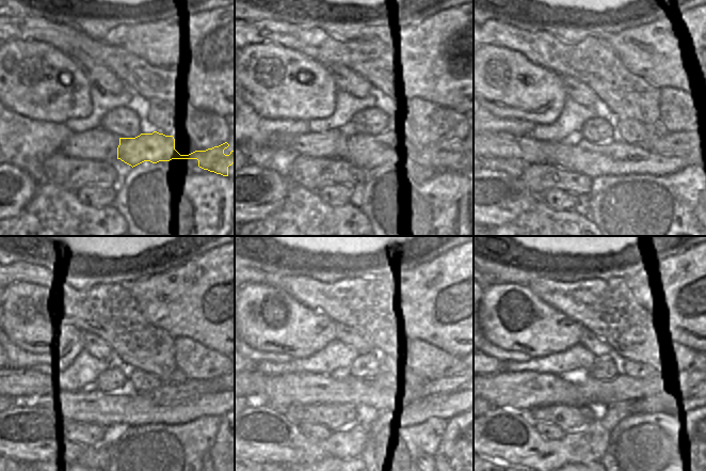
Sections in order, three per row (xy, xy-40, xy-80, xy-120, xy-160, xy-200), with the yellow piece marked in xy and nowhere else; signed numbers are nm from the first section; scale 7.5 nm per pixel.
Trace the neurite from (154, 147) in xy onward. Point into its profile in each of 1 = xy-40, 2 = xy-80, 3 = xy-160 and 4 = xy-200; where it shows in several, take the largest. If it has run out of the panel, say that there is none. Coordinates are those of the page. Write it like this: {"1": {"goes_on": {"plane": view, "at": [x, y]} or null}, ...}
{"1": {"goes_on": {"plane": "xy-40", "at": [412, 153]}}, "2": {"goes_on": {"plane": "xy-80", "at": [658, 157]}}, "3": {"goes_on": {"plane": "xy-160", "at": [281, 391]}}, "4": {"goes_on": {"plane": "xy-200", "at": [523, 391]}}}

